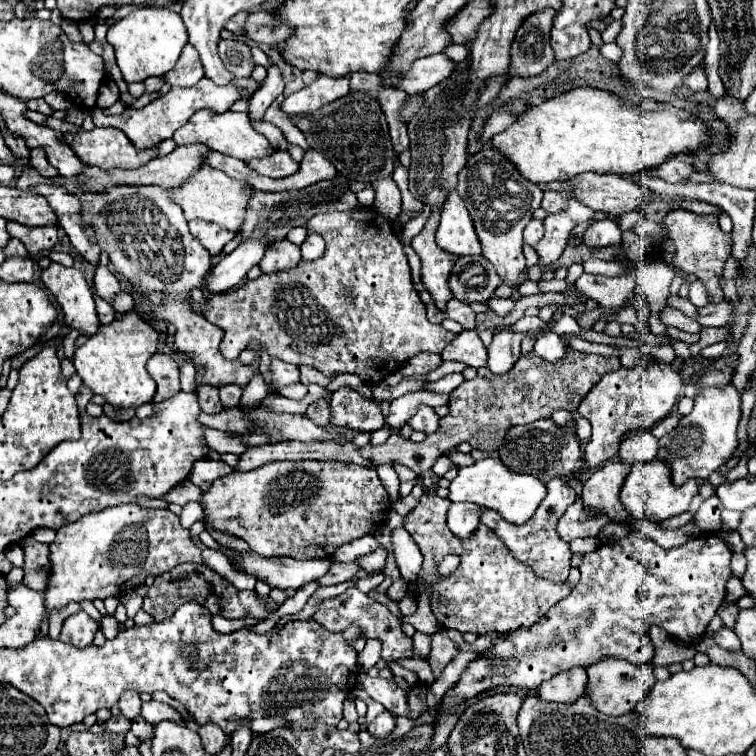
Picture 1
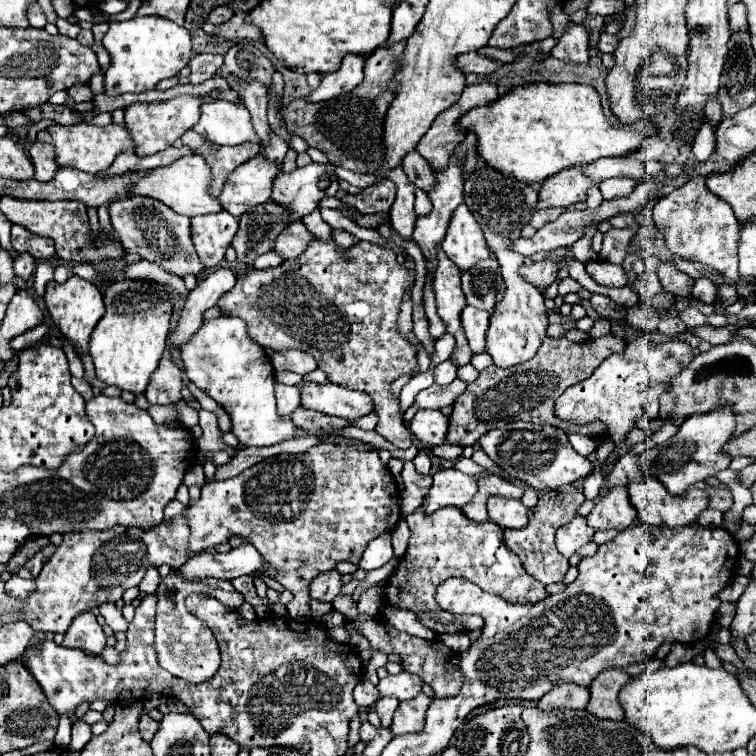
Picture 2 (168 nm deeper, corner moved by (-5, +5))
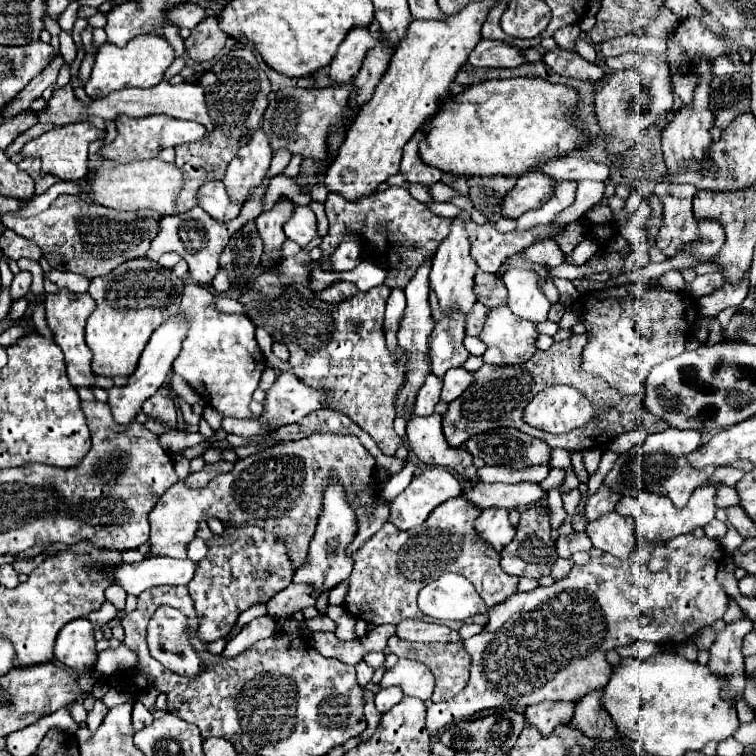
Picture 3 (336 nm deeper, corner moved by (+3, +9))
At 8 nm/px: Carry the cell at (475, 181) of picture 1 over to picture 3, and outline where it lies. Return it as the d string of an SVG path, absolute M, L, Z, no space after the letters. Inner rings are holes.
M506 306L488 310L480 340L486 344L486 364L522 364L532 358L536 350L538 324L524 318L516 318Z

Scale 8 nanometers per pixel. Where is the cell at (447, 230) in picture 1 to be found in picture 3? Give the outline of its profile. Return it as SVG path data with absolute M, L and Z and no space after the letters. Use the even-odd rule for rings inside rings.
M462 210L458 216L452 218L450 222L450 234L440 242L434 262L432 262L432 272L430 272L430 288L436 292L440 300L440 308L446 312L450 308L456 308L464 314L468 314L476 302L476 296L472 294L474 286L474 274L476 274L476 262L470 256L470 242L468 242L468 232L466 232L466 222L470 222L470 212Z

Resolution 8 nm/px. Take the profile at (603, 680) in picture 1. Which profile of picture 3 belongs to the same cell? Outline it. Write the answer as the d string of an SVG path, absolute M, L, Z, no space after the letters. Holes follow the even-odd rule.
M602 690L588 692L576 704L576 712L570 724L592 738L614 738L616 736L616 726L612 724L610 714L602 706Z

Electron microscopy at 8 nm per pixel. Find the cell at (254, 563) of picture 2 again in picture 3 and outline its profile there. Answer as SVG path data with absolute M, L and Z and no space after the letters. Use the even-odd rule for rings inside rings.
M148 556L138 564L122 564L112 576L128 594L138 596L152 586L186 586L196 572L196 562L176 560L170 556Z

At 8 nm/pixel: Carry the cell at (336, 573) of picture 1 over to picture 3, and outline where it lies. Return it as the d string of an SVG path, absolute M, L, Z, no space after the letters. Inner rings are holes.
M290 584L286 590L268 600L268 614L278 618L288 618L296 610L314 606L318 600L318 590L308 584Z

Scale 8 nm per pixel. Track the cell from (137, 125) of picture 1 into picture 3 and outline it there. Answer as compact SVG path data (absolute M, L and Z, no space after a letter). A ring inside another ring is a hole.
M164 114L144 116L144 118L120 116L120 118L116 118L116 128L118 128L118 136L114 138L114 142L110 142L108 146L102 146L98 154L102 158L110 158L110 160L118 160L118 162L134 162L134 160L154 158L154 156L158 156L158 152L162 148L168 148L168 146L174 148L184 142L194 142L206 134L206 128L202 124L176 120L176 118L164 116Z

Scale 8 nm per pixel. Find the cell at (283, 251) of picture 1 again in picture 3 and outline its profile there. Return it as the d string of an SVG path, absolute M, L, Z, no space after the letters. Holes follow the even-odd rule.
M296 206L292 218L284 224L284 234L302 248L316 238L316 216L310 206Z

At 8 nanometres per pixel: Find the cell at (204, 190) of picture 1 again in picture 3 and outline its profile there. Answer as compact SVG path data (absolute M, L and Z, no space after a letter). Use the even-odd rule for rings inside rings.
M160 158L136 160L128 164L120 164L114 160L102 160L100 164L90 162L90 170L96 170L96 178L90 188L92 200L114 210L152 208L162 216L170 216L176 210L176 198L184 186L184 172L174 162L168 164Z

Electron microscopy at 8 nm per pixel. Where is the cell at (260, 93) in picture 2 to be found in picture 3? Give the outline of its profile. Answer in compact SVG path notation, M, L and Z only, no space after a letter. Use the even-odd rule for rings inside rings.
M258 128L250 134L248 144L236 152L224 176L228 194L234 202L246 202L250 198L252 188L262 182L270 158L272 148L268 146L268 138L264 138L264 130Z

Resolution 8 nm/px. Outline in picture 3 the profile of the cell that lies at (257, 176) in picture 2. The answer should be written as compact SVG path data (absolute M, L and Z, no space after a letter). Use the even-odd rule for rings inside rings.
M224 180L206 182L198 190L198 206L204 208L212 218L222 220L222 222L234 220L242 210L242 202L232 202L228 198L228 190L224 186Z

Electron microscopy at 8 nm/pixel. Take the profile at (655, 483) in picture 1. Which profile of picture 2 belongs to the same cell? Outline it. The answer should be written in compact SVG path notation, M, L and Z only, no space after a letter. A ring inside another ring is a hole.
M646 478L638 484L630 484L628 486L628 500L630 504L638 510L638 516L644 524L650 526L664 526L664 528L678 528L678 526L688 526L692 522L698 520L698 516L702 514L702 510L706 510L710 506L710 496L704 490L698 490L696 486L692 486L688 490L688 494L684 498L676 498L672 494L668 494L664 490L664 486L652 478Z

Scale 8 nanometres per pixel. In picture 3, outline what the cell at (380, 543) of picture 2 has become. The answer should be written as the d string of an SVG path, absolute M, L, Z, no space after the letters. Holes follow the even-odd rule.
M348 580L340 582L338 586L334 586L334 588L330 590L330 598L328 598L328 602L330 602L330 604L342 604L346 592L348 592Z

